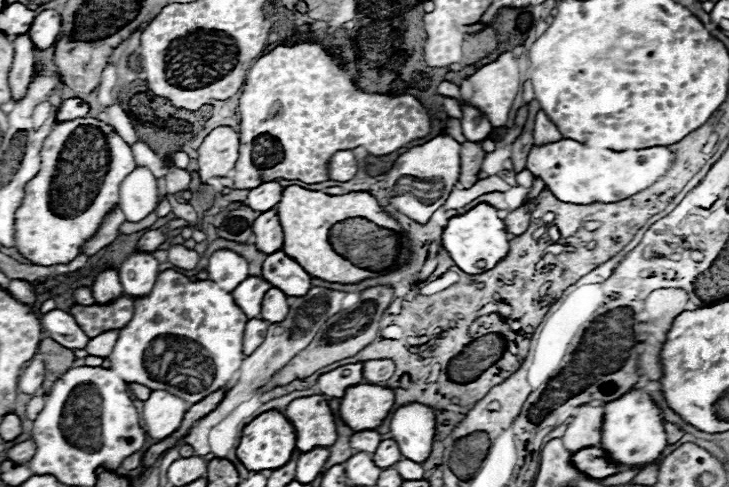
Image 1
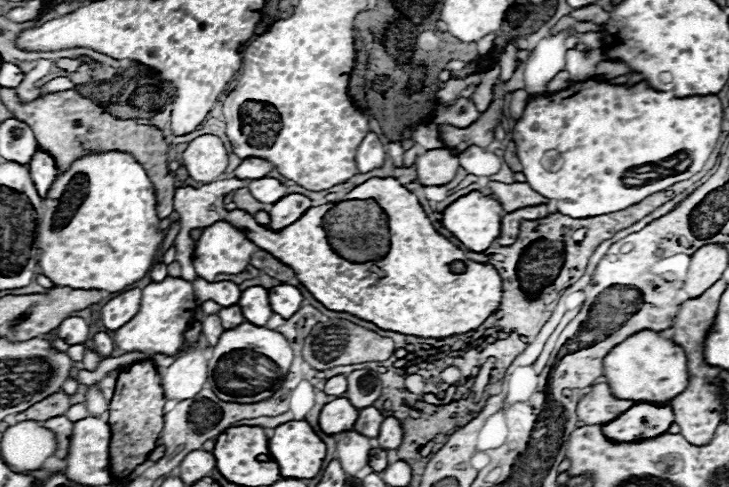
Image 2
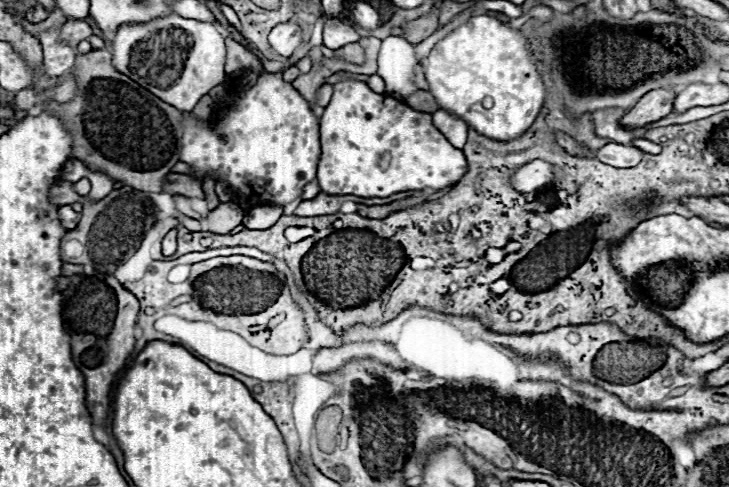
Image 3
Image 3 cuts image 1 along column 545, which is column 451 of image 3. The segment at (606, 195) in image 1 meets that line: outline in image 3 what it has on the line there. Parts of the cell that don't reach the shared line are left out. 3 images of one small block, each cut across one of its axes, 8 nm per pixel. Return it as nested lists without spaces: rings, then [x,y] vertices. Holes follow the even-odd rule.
[[[344,80],[334,84],[330,104],[320,118],[320,160],[318,184],[320,190],[334,196],[354,194],[362,198],[386,198],[406,190],[440,190],[450,188],[468,170],[464,152],[454,148],[432,124],[432,114],[416,112],[404,102],[372,92],[360,80]]]

